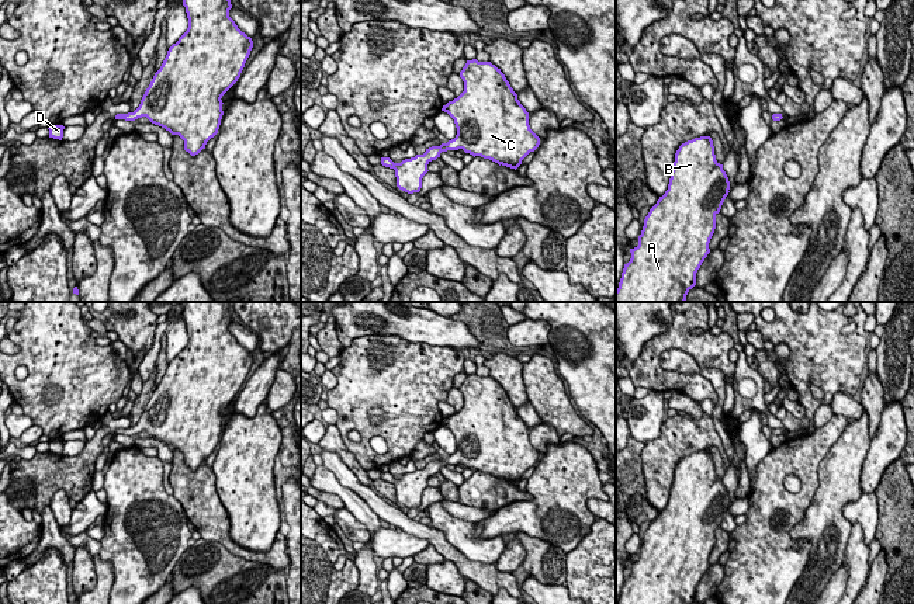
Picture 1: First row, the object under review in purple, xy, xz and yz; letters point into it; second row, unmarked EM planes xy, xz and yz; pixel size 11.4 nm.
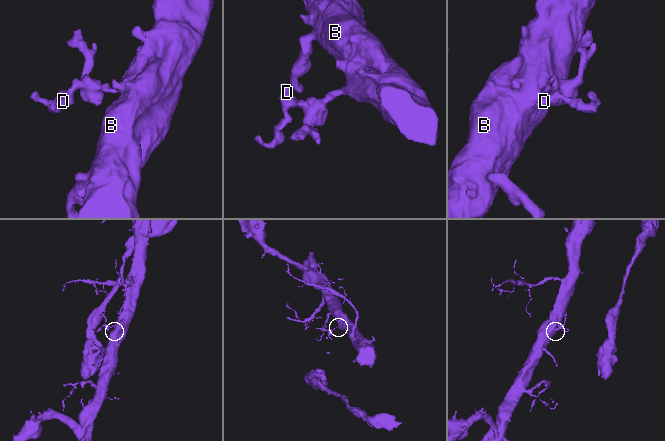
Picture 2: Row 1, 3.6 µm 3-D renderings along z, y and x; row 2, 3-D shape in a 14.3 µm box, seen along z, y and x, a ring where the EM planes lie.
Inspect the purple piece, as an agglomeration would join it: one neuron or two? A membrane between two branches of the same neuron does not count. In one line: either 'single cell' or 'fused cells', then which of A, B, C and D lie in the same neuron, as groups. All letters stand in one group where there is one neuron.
single cell; A B C D

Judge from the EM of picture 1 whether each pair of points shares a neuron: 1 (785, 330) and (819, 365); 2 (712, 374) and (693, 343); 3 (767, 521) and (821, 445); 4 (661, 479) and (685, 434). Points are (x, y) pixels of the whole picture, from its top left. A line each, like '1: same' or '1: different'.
1: same
2: different
3: same
4: same

